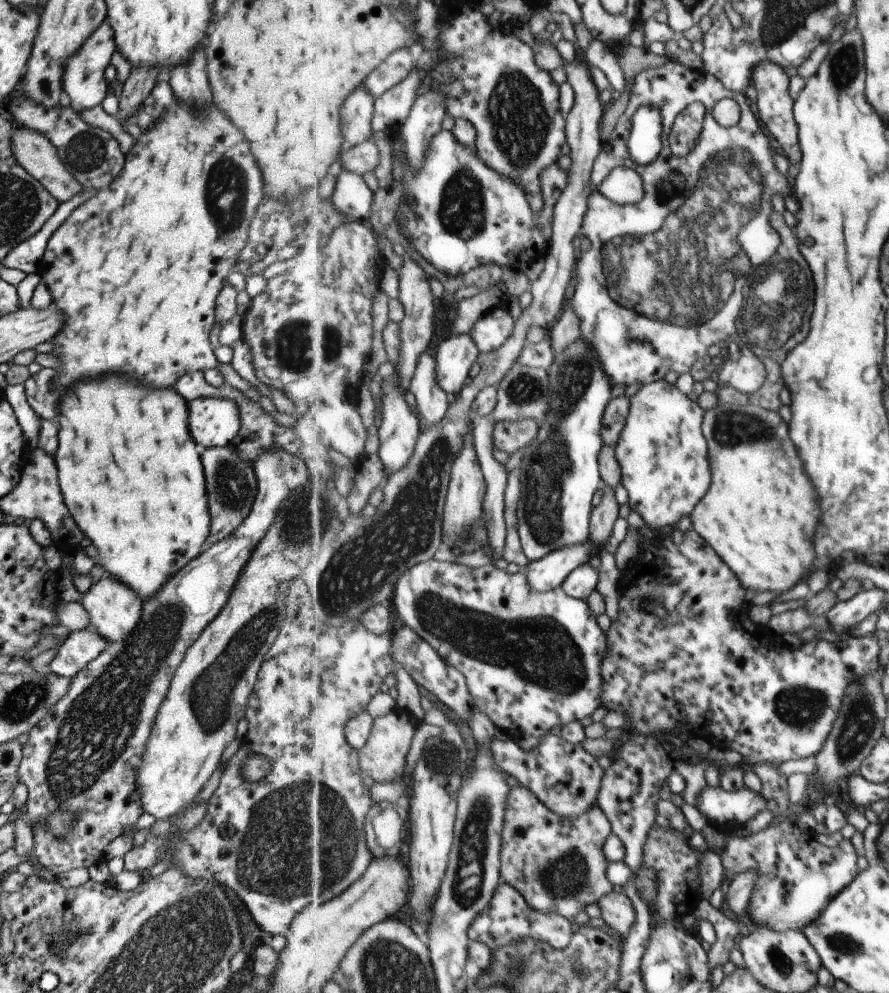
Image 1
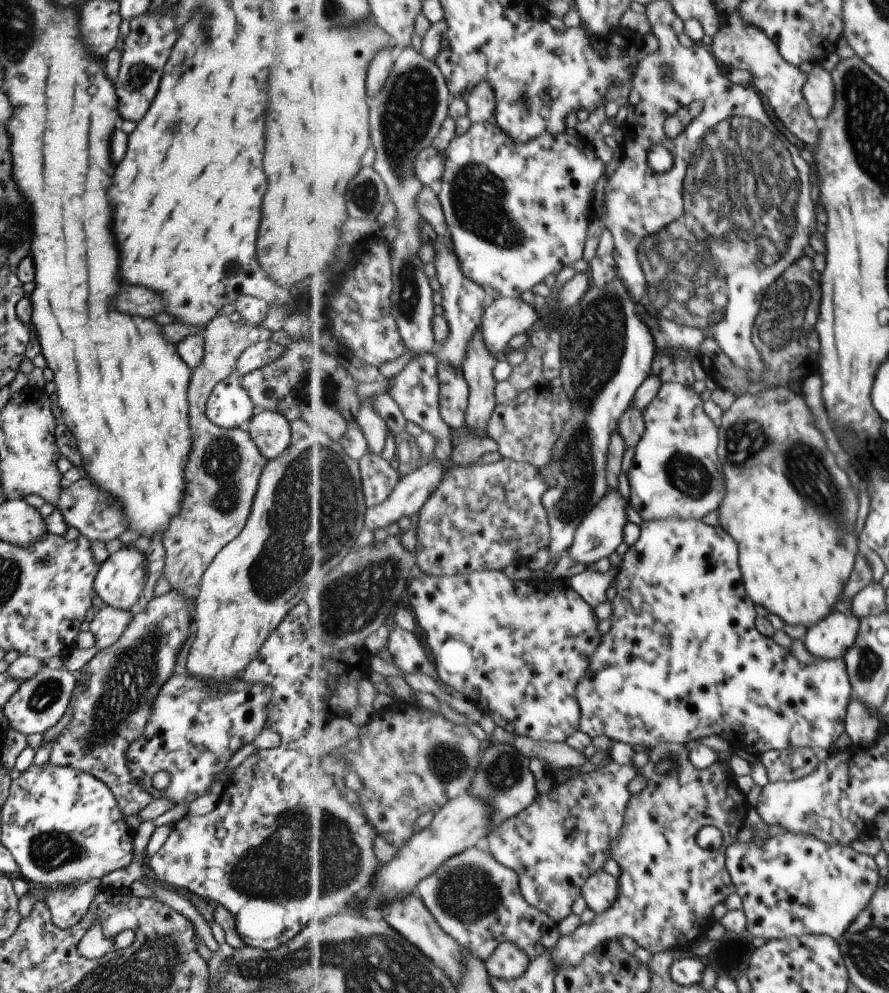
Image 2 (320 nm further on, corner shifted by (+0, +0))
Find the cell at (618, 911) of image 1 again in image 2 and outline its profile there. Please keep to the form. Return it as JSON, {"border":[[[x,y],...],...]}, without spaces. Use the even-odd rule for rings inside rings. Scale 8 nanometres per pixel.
{"border":[[[603,870],[593,875],[582,888],[582,896],[596,915],[601,915],[614,906],[619,896],[619,881]]]}

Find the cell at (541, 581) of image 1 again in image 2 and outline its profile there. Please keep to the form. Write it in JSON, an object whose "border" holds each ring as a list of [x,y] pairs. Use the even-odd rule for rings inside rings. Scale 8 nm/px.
{"border":[[[617,489],[610,490],[606,494],[606,498],[591,510],[583,524],[577,529],[575,542],[570,548],[569,555],[576,561],[583,561],[587,566],[611,556],[624,541],[624,530],[629,523],[627,506],[630,506],[629,500],[625,500],[621,496],[621,492],[618,492]]]}

